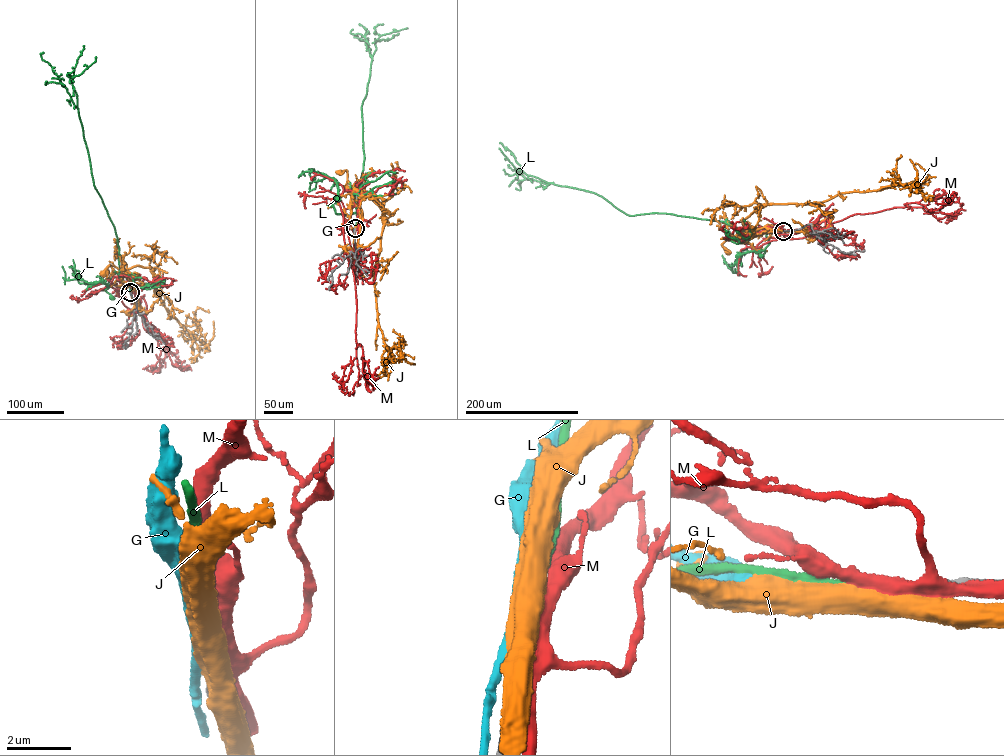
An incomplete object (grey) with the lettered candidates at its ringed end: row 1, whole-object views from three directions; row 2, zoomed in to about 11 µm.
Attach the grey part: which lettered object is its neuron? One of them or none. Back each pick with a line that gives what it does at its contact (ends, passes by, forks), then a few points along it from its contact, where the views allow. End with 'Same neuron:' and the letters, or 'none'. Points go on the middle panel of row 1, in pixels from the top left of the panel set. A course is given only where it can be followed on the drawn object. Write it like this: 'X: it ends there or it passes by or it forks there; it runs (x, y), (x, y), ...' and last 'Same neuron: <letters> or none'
L: it ends there; it runs (355, 228), (357, 211), (350, 215), (336, 213), (333, 205), (334, 197), (334, 199), (338, 198)
Same neuron: L

